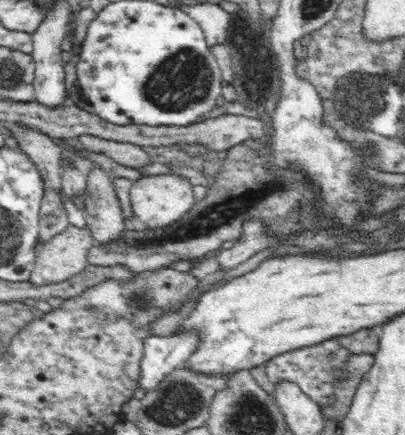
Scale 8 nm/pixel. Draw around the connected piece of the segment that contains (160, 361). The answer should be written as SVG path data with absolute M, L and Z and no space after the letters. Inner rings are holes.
M176 333L171 336L148 336L144 340L141 360L142 379L140 388L146 392L156 389L158 382L182 367L192 354L196 354L198 333Z

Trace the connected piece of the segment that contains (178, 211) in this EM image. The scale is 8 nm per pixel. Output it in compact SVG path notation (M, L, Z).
M174 172L140 177L130 188L134 218L140 218L142 222L146 222L150 229L160 229L171 225L192 210L196 204L194 186L190 179Z

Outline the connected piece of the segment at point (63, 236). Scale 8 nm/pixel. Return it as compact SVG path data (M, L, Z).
M70 223L62 233L54 236L48 243L44 243L38 249L38 257L35 258L35 266L29 278L30 284L40 288L40 286L68 281L83 272L88 266L88 253L96 244L97 241L93 238L93 231L87 225L78 227Z

